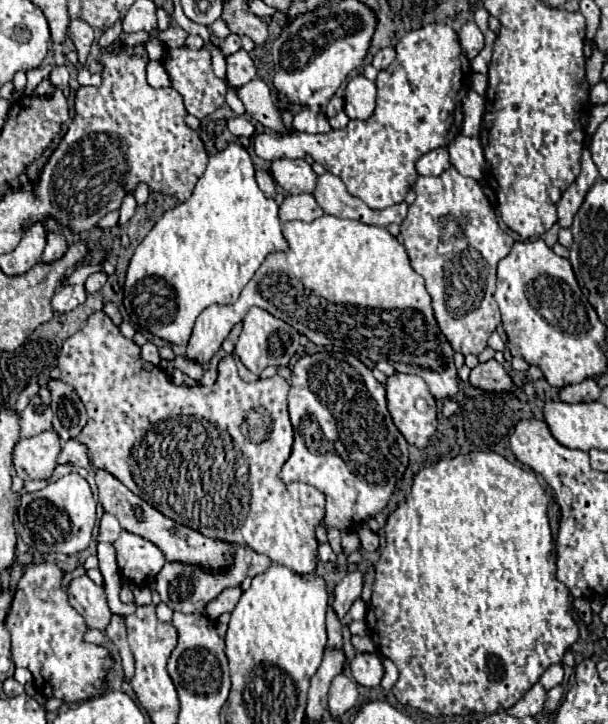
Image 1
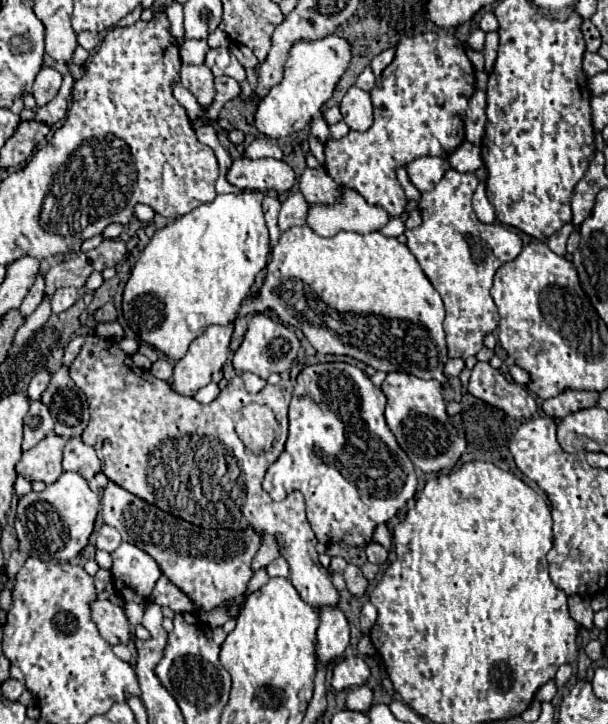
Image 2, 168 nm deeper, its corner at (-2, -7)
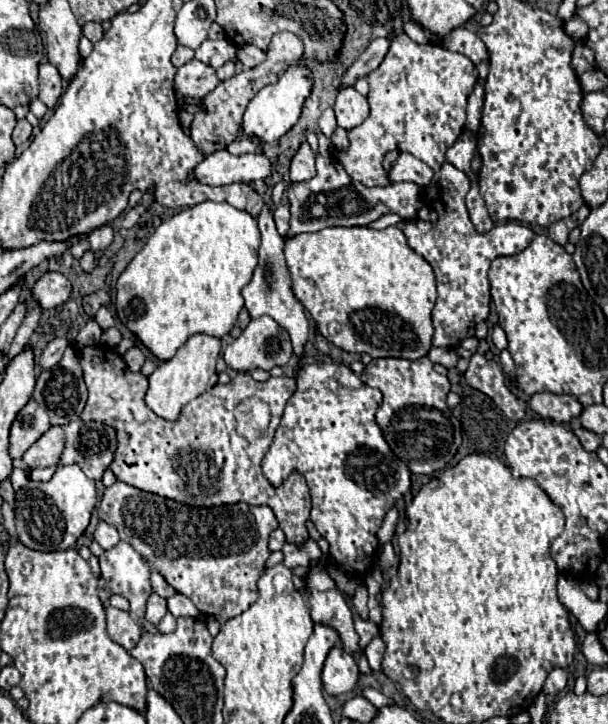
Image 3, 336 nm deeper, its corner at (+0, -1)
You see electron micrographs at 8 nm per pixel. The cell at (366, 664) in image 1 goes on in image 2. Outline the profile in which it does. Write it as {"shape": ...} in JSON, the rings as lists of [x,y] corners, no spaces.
{"shape":[[[346,657],[334,665],[332,671],[332,687],[336,691],[344,691],[350,687],[360,687],[368,681],[370,669],[360,657]]]}

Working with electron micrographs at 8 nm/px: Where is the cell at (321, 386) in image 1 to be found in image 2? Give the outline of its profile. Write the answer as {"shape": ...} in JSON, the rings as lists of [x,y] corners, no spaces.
{"shape":[[[324,363],[324,365],[310,365],[306,369],[300,371],[298,379],[296,379],[296,389],[294,389],[294,397],[292,397],[292,403],[290,403],[290,433],[288,433],[288,441],[284,445],[284,451],[280,453],[280,457],[268,467],[266,475],[264,475],[264,481],[262,481],[262,487],[264,491],[268,491],[268,495],[274,499],[274,501],[282,501],[288,493],[292,493],[294,489],[300,491],[306,499],[306,505],[308,505],[308,519],[310,519],[310,525],[312,525],[312,531],[316,533],[316,539],[320,543],[342,543],[342,545],[348,545],[348,547],[360,547],[360,545],[366,545],[370,543],[372,535],[374,535],[374,529],[376,525],[380,523],[386,523],[388,519],[392,519],[400,507],[406,505],[408,499],[414,497],[416,493],[416,485],[418,485],[418,479],[416,479],[416,473],[414,473],[414,465],[412,461],[404,455],[404,451],[398,447],[392,431],[388,429],[386,425],[386,419],[384,419],[384,407],[386,407],[386,395],[382,393],[380,387],[372,385],[372,381],[354,365],[348,365],[348,363]]]}

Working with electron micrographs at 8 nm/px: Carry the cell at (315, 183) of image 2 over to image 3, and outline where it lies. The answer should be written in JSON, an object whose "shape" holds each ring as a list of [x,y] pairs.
{"shape":[[[302,143],[298,153],[292,159],[292,165],[290,165],[290,179],[292,179],[292,183],[308,181],[310,177],[314,177],[314,169],[316,169],[314,159],[316,159],[316,155],[312,153],[310,145]]]}

